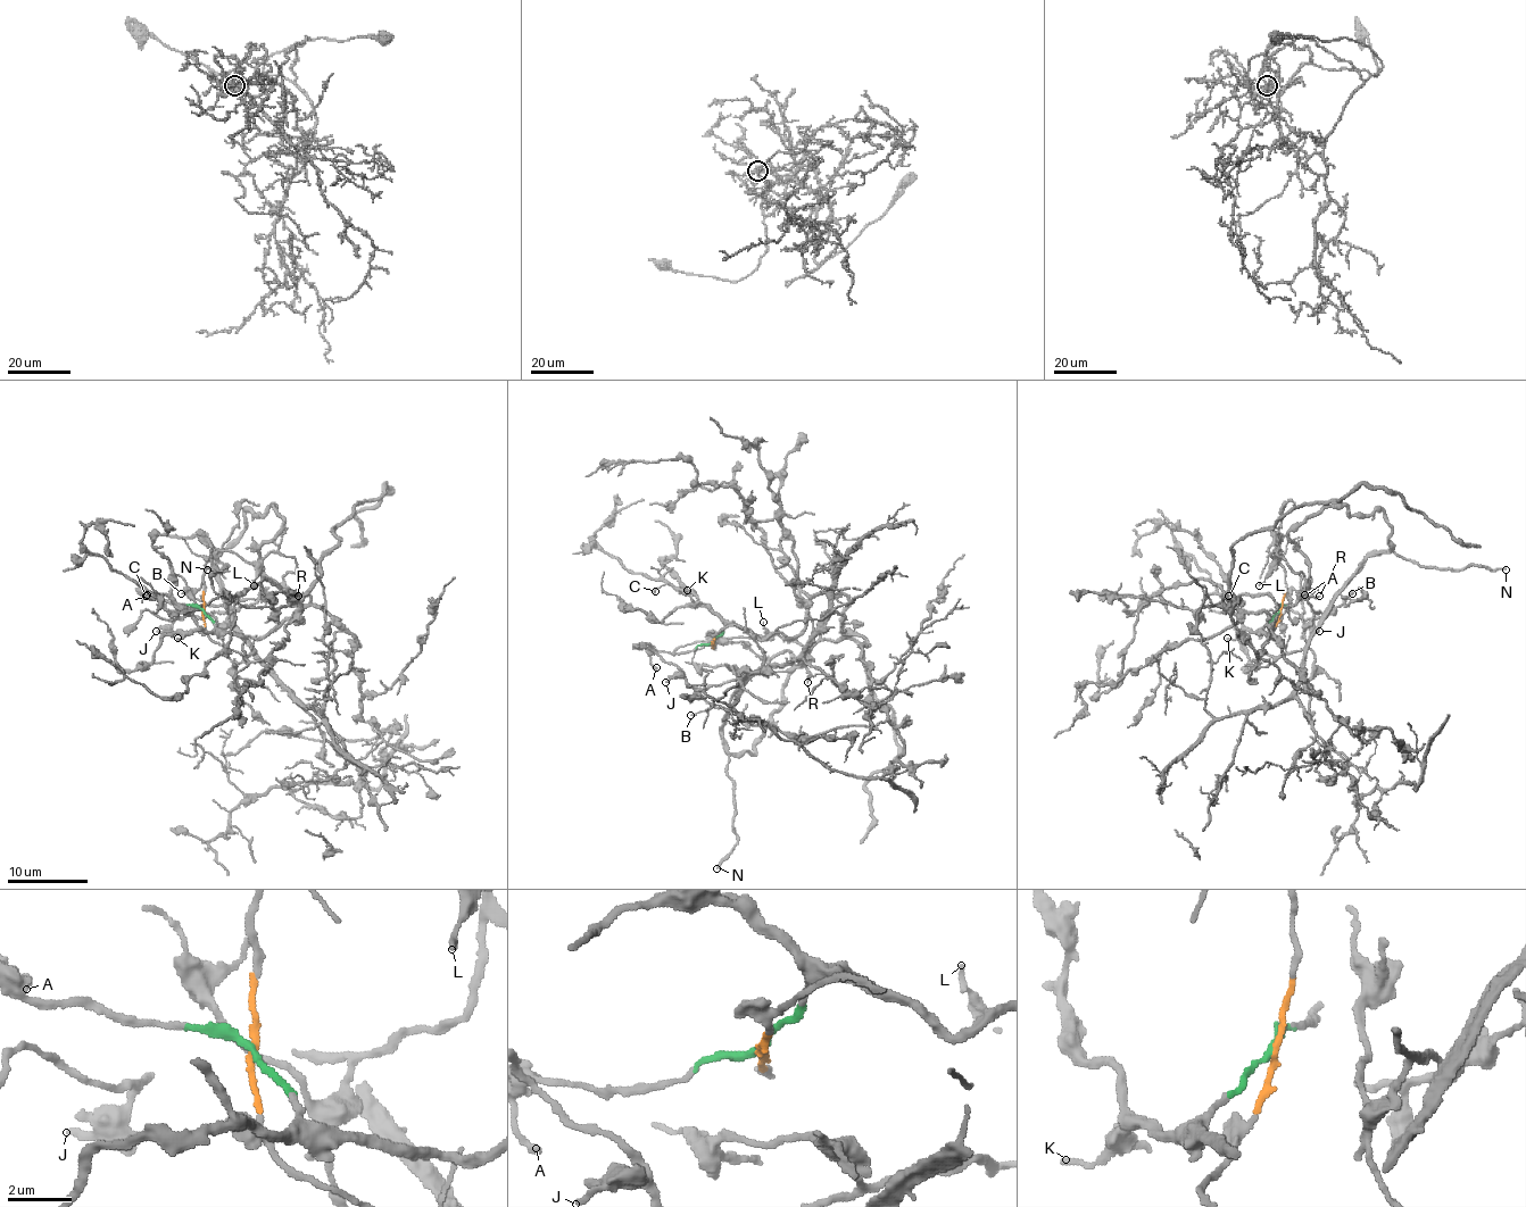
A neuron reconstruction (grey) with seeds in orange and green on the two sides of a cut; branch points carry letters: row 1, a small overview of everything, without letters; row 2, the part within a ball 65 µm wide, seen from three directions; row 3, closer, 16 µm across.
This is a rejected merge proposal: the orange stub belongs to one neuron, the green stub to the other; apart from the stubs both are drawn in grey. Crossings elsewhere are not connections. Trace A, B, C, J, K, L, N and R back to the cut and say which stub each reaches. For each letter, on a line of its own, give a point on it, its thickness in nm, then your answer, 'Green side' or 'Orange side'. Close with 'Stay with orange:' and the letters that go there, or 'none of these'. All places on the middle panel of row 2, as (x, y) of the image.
A: Place: (656, 667). Thickness 220 nm. Green side
B: Place: (690, 715). Thickness 160 nm. Orange side
C: Place: (655, 591). Thickness 180 nm. Green side
J: Place: (665, 682). Thickness 190 nm. Orange side
K: Place: (687, 590). Thickness 180 nm. Green side
L: Place: (763, 622). Thickness 170 nm. Orange side
N: Place: (716, 868). Thickness 220 nm. Orange side
R: Place: (807, 682). Thickness 150 nm. Orange side
Stay with orange: B, J, L, N, R

